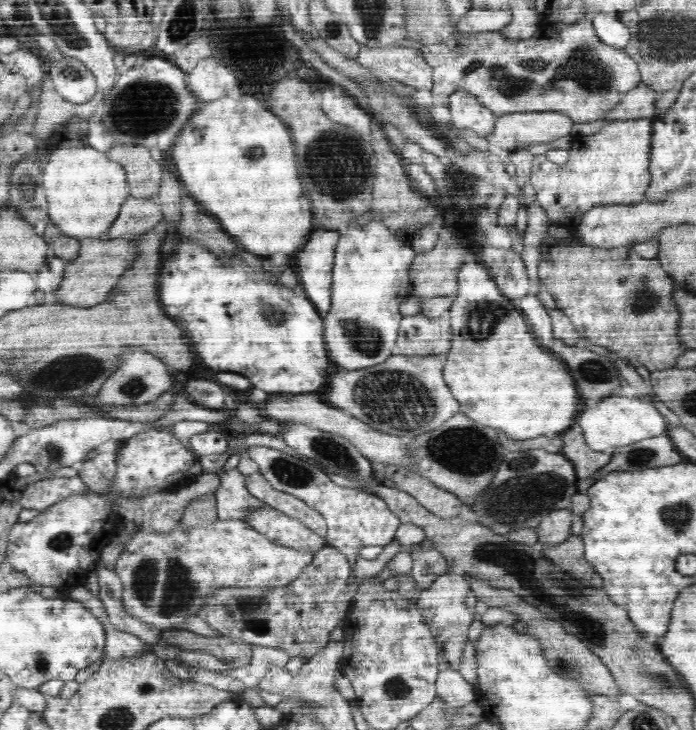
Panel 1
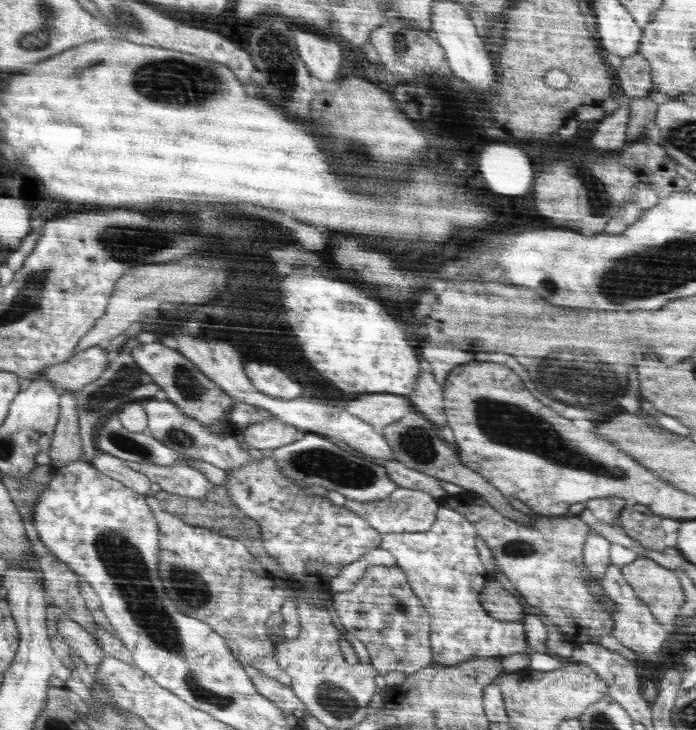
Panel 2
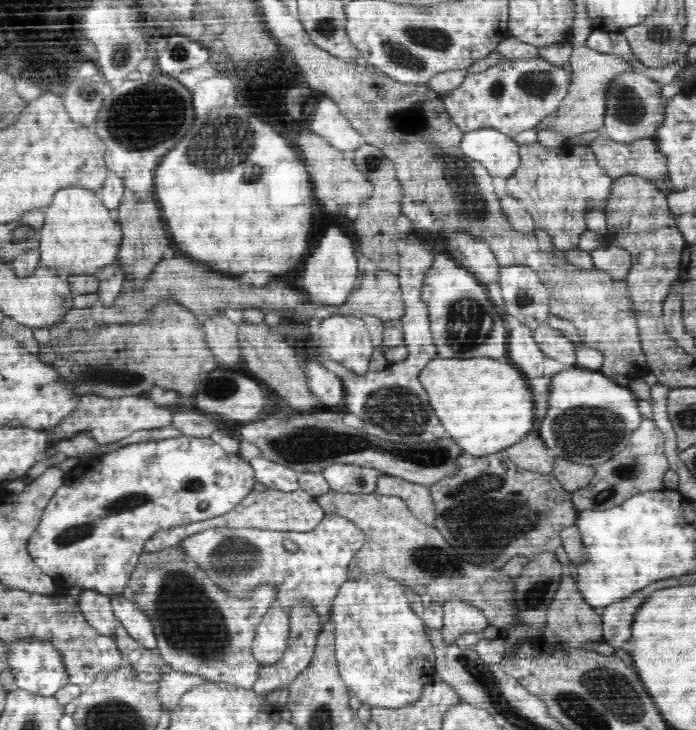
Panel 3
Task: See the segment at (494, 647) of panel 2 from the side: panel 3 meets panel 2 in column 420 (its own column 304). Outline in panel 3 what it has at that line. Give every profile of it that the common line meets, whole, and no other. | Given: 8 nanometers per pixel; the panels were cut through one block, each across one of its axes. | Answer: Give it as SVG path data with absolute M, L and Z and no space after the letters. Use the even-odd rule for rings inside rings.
M329 514L308 532L250 527L202 529L184 538L181 547L187 558L198 562L197 566L202 566L202 570L214 578L214 586L222 586L222 590L230 590L230 594L246 594L246 590L255 590L258 582L270 582L270 587L278 587L276 601L262 616L252 642L254 658L268 666L280 662L288 646L288 610L294 602L309 602L319 614L319 629L325 628L326 622L331 620L334 597L342 584L350 580L349 564L364 542L365 534L354 522L338 514ZM284 540L298 544L298 550L288 551L282 543Z

